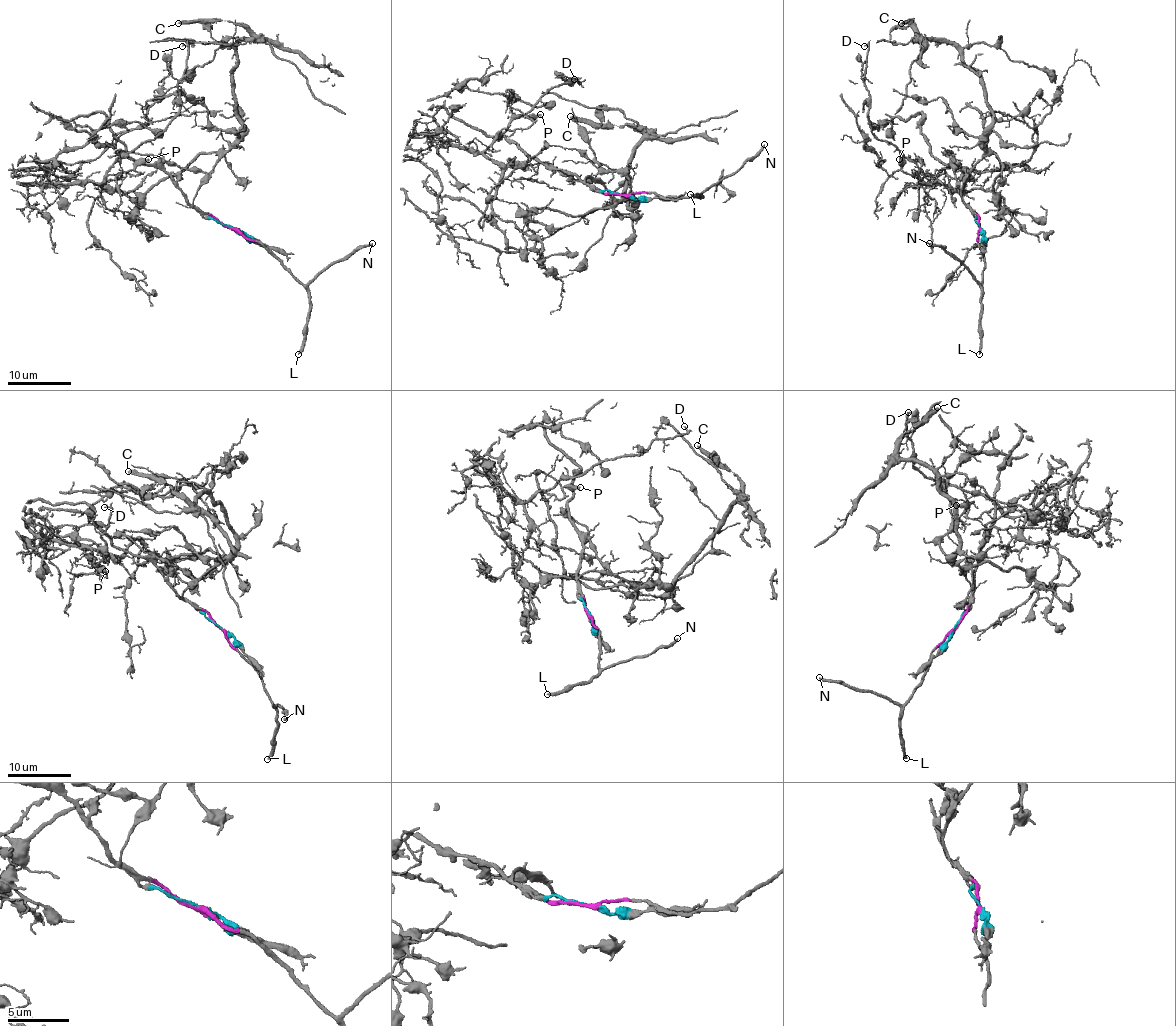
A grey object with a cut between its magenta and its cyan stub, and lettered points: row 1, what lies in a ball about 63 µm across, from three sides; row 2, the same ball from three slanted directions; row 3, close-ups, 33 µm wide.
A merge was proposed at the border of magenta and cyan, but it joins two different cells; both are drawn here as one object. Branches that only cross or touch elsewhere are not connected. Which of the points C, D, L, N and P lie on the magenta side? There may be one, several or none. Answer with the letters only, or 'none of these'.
L, N

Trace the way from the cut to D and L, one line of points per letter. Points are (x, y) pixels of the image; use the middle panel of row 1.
D: (623, 194), (588, 175), (609, 206), (536, 209), (525, 231), (492, 210), (501, 169), (484, 152), (574, 79)
L: (623, 194), (650, 193), (669, 199), (701, 196), (690, 194)

